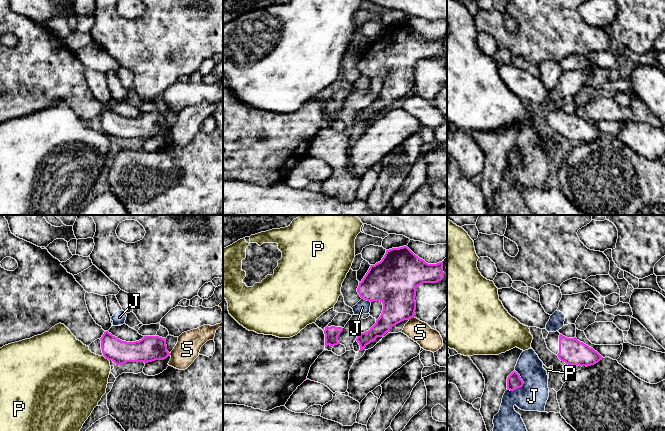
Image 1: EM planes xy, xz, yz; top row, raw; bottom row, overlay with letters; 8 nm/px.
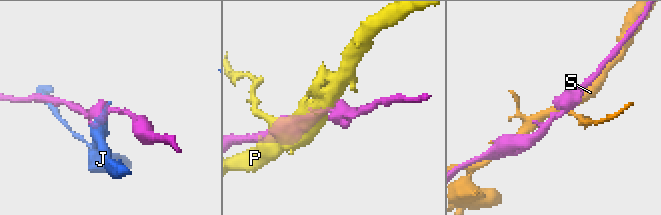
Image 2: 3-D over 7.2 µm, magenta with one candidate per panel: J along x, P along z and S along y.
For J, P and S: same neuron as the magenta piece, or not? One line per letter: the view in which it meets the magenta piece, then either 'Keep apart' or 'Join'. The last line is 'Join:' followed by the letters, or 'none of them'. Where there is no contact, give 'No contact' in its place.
J: Touches magenta in yz. Keep apart
P: Touches magenta in xy. Keep apart
S: Touches magenta in xz. Keep apart
Join: none of them

